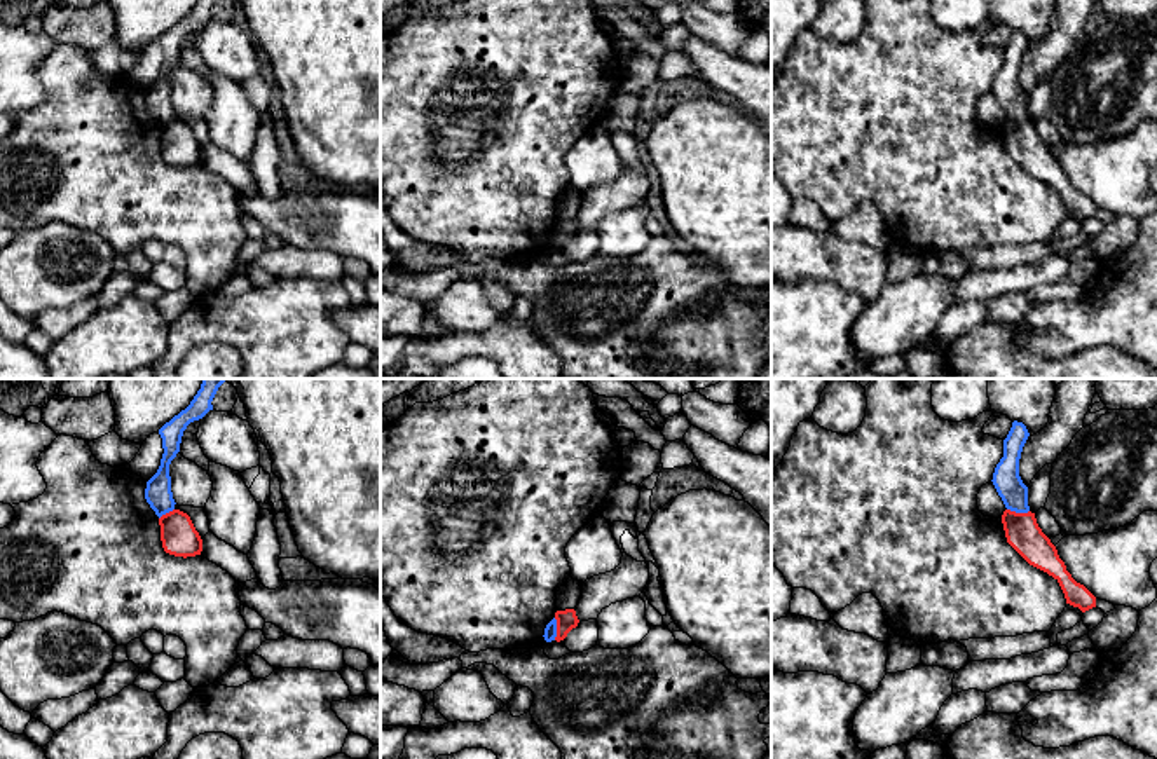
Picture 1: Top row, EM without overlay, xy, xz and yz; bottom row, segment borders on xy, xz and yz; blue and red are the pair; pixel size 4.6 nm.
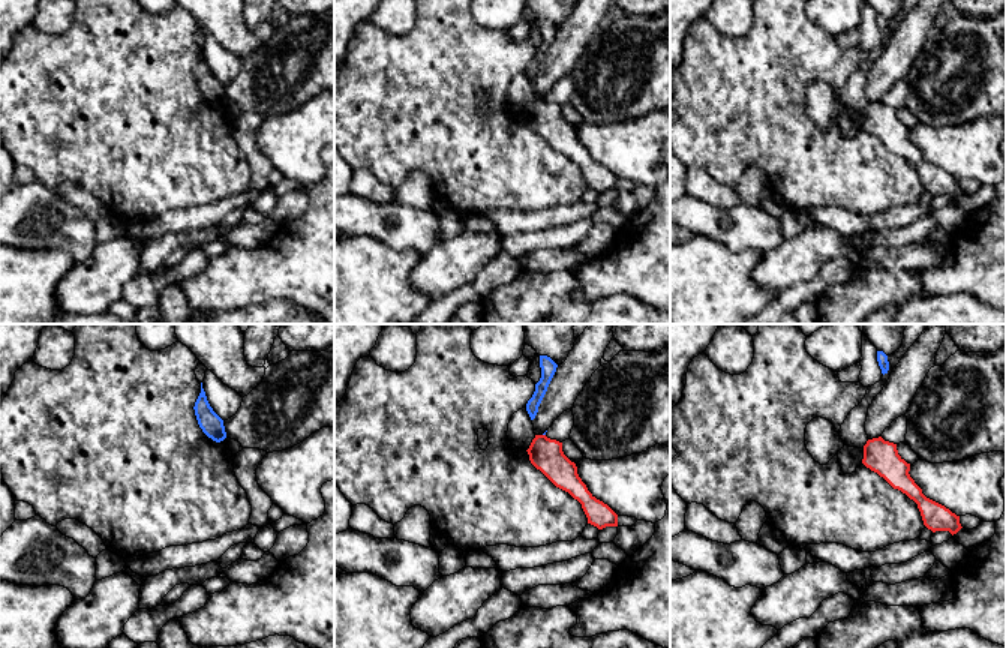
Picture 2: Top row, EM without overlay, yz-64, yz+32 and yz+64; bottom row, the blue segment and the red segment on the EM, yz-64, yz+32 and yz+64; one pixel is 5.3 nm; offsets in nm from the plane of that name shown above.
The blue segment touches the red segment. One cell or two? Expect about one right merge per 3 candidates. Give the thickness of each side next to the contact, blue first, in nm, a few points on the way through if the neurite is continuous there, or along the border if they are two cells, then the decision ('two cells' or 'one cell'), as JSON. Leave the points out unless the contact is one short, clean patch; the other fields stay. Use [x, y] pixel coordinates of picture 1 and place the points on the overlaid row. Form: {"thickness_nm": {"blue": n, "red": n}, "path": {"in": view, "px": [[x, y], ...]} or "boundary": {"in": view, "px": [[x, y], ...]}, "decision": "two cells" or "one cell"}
{"thickness_nm": {"blue": 60, "red": 100}, "boundary": {"in": "xz", "px": [[554, 618], [555, 639]]}, "decision": "two cells"}

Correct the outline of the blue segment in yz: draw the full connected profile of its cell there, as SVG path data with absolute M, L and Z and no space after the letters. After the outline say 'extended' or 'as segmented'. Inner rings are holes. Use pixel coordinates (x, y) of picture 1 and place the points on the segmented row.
M1014 421L1003 440L1003 457L995 468L993 485L1007 509L1028 513L1028 487L1019 476L1019 459L1030 433L1023 422Z; as segmented

